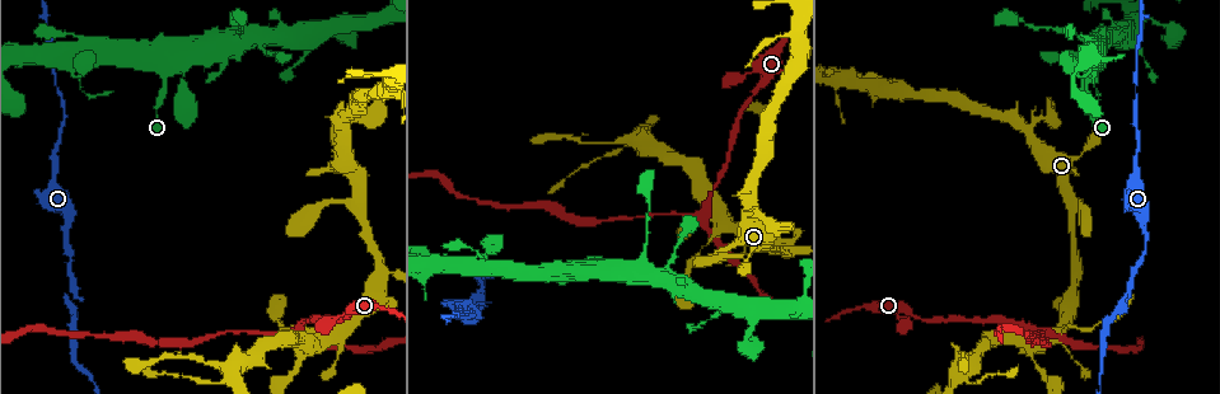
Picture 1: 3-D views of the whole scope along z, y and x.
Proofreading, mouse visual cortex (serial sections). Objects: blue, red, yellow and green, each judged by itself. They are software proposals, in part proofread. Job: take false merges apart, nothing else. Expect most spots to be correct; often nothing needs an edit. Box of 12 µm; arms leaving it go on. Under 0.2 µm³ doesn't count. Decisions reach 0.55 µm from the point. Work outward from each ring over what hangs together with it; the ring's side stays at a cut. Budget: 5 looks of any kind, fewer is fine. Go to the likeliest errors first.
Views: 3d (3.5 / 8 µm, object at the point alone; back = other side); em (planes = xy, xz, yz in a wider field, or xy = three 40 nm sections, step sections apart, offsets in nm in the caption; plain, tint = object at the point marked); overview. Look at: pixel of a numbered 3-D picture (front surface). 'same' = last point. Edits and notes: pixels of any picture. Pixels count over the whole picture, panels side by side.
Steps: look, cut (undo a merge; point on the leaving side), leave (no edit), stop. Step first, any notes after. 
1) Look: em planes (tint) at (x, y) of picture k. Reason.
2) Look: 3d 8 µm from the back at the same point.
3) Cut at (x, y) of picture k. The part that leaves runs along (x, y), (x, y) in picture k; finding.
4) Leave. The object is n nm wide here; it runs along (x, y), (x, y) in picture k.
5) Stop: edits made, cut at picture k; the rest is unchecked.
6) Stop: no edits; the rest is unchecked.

Look: 3d 3.5 µm at (1133, 160) of picture 1. Calibre changes.

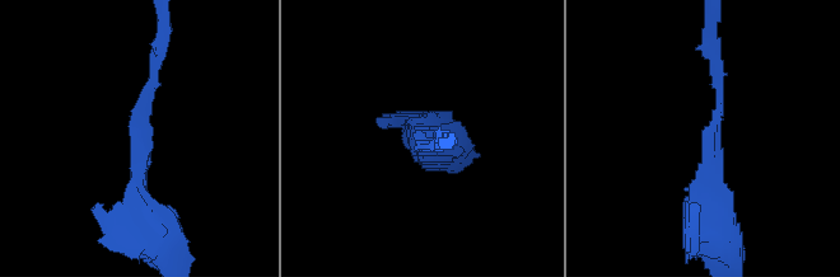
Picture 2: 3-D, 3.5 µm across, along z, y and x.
Look: em xy step 2 (tint) at (423, 136) of picture 2. The arms are 150, 400 nm wide; need the tissue.

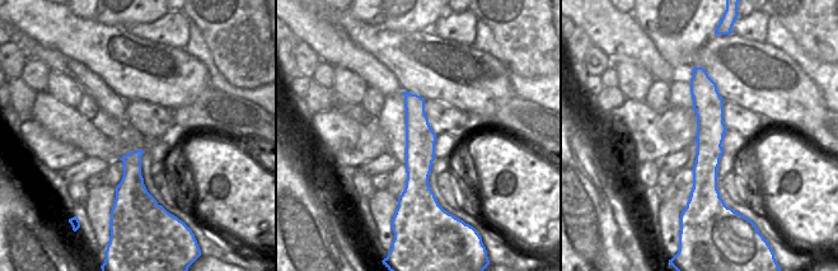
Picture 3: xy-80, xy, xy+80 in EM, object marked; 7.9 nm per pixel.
Look: em xy step 5 (tint) at the same point. Cut it another way.

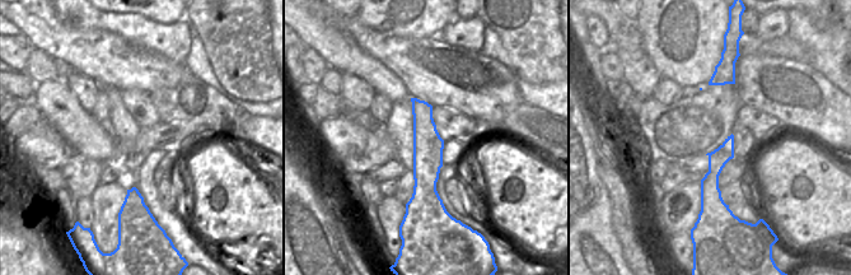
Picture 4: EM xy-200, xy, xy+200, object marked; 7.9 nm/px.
Leave. All the same cell.

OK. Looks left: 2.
Look: 3d 3.5 µm at (489, 272) of picture 1. Arms part here.

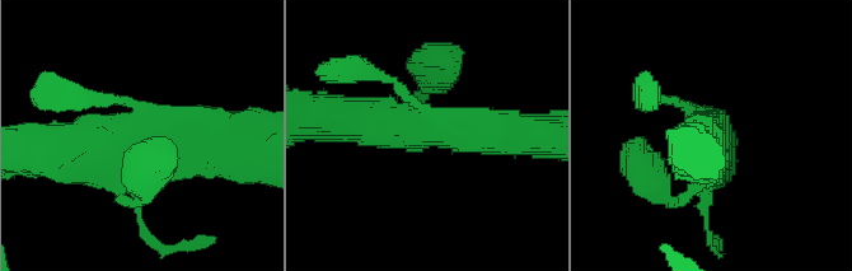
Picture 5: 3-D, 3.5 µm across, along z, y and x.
Look: em planes (tint) at (429, 130) of picture 5. Shape alone is not enough.

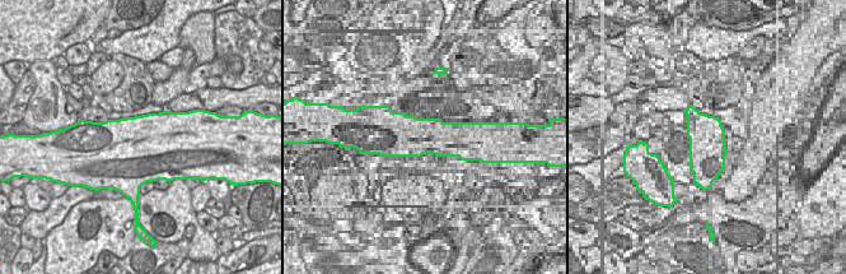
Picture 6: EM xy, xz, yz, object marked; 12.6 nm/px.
Leave. It runs along (516, 134), (392, 127), (341, 117) in picture 5; continuous, no second cell.

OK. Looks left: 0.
Stop: no edits; the rest is unchecked.

